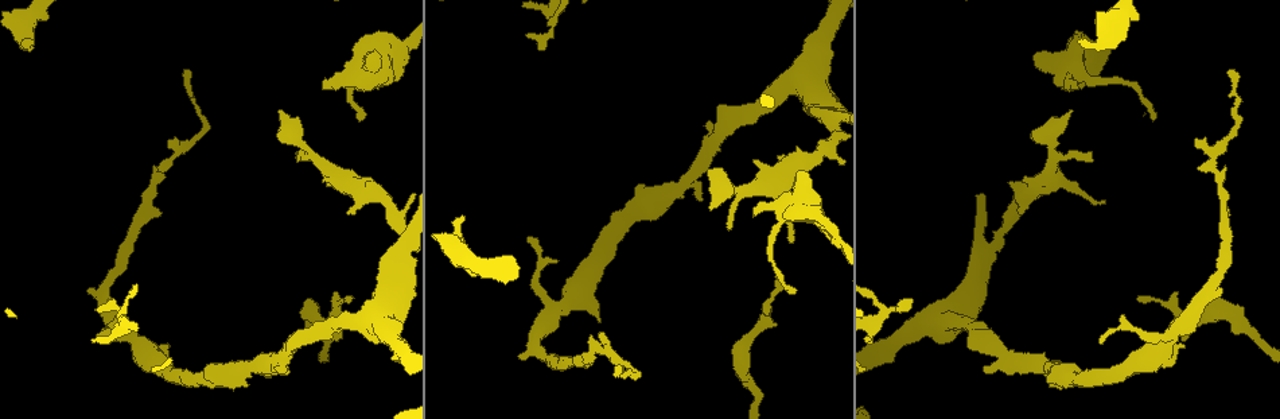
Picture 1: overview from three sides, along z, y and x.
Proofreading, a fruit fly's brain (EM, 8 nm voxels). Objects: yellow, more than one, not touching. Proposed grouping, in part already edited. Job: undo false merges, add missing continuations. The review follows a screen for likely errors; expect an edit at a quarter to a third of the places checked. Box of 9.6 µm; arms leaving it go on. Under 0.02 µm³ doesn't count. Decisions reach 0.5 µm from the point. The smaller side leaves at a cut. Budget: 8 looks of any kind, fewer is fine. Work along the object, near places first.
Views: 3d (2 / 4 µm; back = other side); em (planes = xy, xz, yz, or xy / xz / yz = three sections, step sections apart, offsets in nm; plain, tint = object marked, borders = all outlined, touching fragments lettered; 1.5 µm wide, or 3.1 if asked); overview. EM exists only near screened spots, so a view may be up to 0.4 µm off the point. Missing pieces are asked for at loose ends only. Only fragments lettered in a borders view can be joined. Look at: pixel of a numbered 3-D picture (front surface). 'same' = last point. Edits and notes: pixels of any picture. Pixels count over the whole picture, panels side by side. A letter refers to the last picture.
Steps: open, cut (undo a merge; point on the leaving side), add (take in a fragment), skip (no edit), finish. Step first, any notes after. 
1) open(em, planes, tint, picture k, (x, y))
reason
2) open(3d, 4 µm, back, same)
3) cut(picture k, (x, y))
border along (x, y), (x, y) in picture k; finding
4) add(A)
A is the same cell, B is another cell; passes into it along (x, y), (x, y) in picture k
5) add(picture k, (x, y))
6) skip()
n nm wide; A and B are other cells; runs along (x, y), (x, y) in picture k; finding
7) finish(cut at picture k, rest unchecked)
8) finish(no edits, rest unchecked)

open(3d, 2 µm, picture 1, (879, 312))
thick turns thin

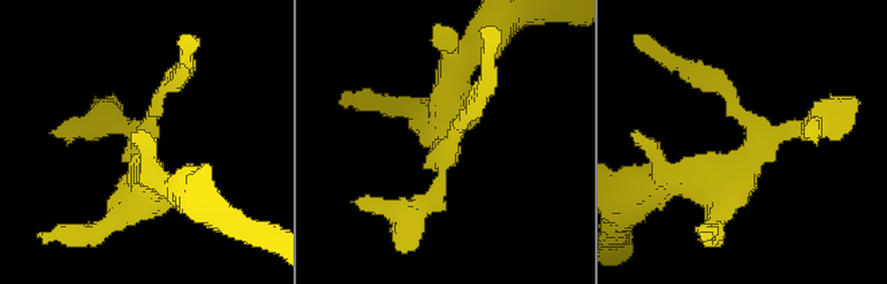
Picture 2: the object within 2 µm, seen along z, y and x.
open(em, xy, step 4, tint, picture 2, (446, 145))
need the tissue

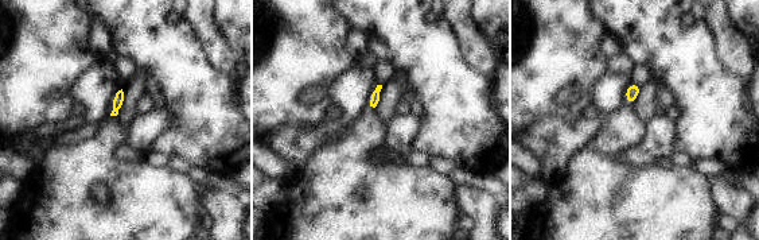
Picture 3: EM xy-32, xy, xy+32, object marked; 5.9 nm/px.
open(em, planes, borders, same)

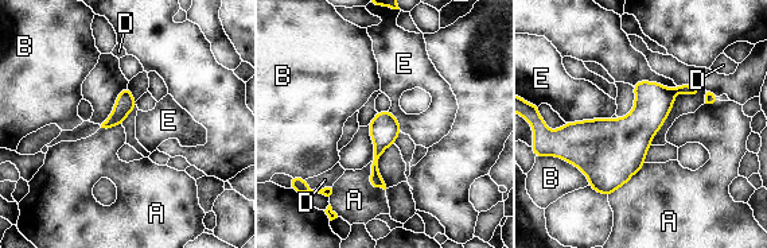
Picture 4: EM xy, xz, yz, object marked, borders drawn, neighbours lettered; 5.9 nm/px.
skip()
A, B, D and E are other cells; border along (610, 119), (583, 119), (567, 123) in picture 4; one neuron here

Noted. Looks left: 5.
open(em, planes, borders, picture 1, (322, 87))
stops while still wide

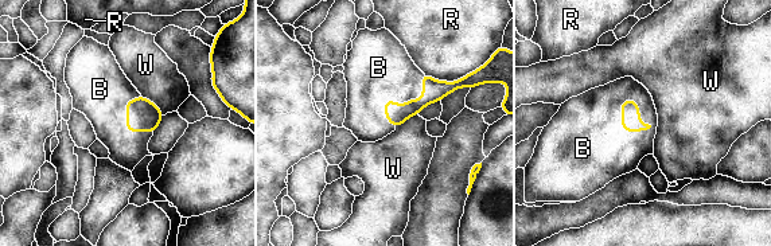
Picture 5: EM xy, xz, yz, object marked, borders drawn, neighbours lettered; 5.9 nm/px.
add(B)
B is the same cell, R and W are other cells; passes into it along (630, 112), (638, 112), (596, 114) in picture 5; it goes on there

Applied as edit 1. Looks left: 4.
open(overview)
see it whole again

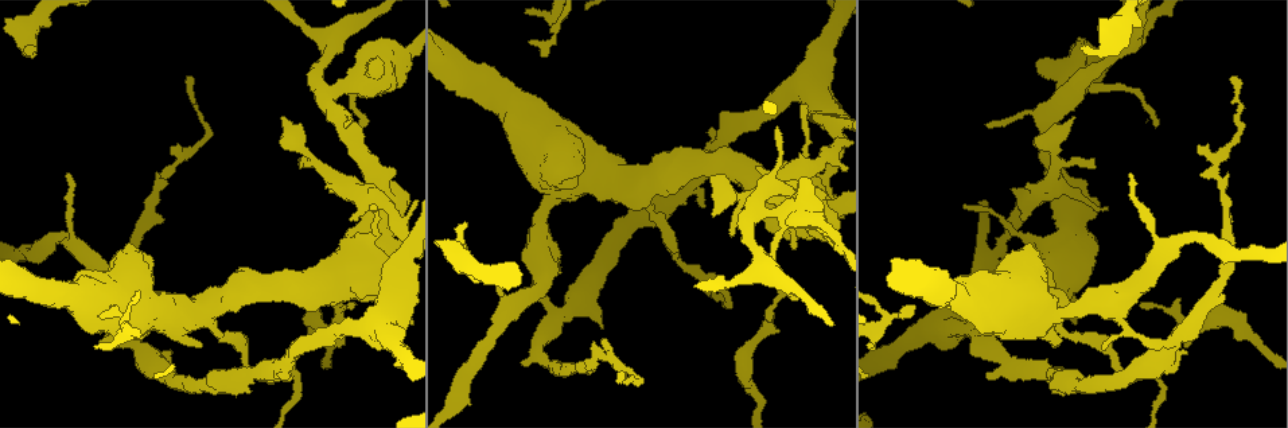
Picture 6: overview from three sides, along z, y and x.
open(em, planes, plain, picture 6, (602, 329))
an open end

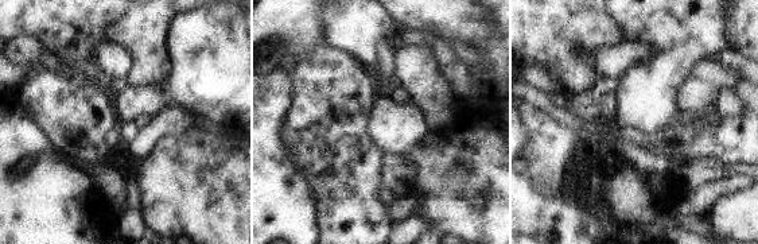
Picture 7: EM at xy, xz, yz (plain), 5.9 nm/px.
open(em, planes, tint, same)

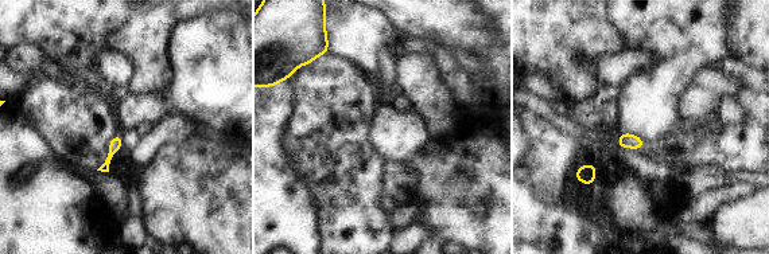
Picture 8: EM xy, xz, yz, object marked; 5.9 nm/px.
open(em, planes, borders, same)
see the neighbours

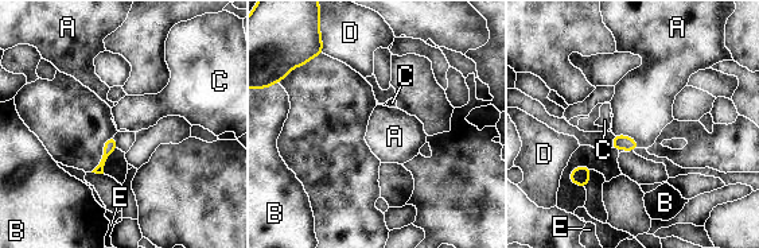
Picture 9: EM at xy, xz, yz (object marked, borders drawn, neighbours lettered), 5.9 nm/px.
skip()
A, B, C, D and E are other cells; border along (614, 134), (630, 136), (638, 147) in picture 9; none of them fits

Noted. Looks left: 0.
finish(add at picture 5, rest unchecked)

